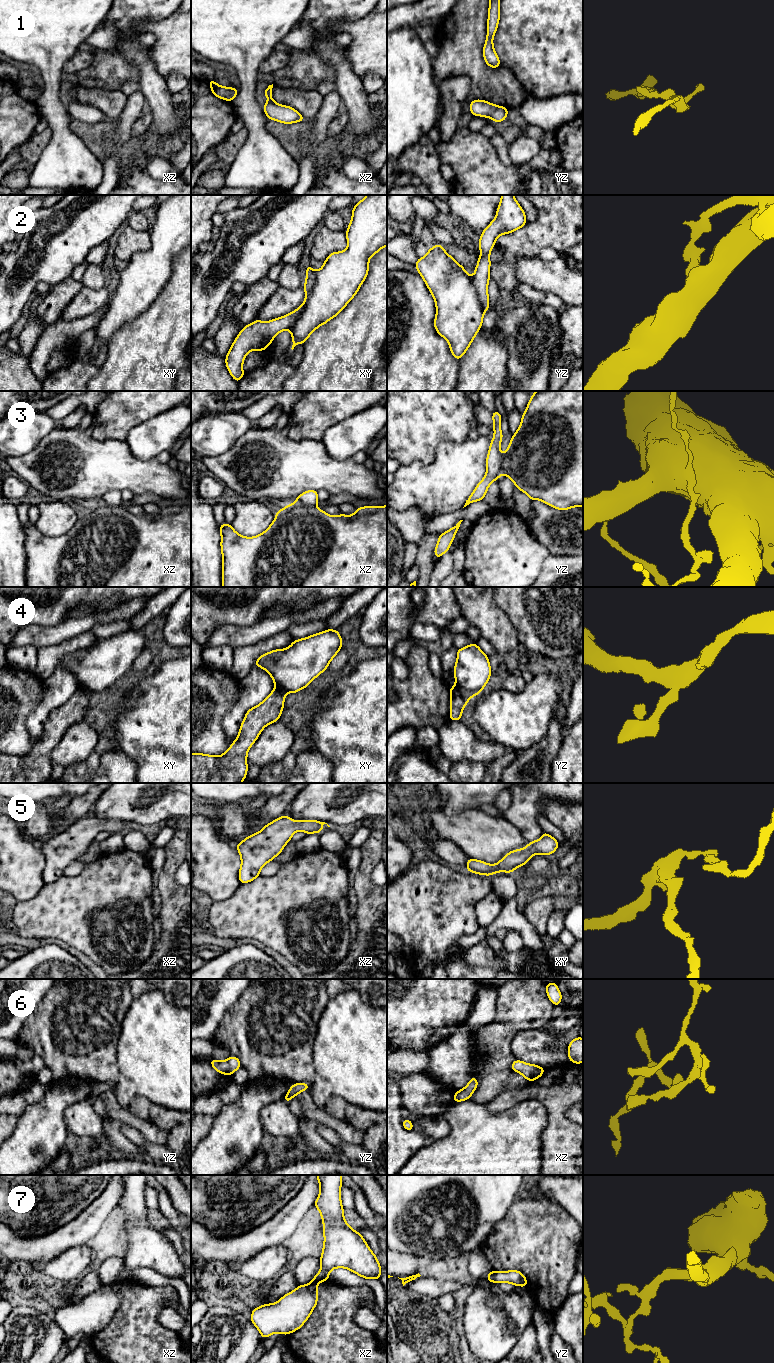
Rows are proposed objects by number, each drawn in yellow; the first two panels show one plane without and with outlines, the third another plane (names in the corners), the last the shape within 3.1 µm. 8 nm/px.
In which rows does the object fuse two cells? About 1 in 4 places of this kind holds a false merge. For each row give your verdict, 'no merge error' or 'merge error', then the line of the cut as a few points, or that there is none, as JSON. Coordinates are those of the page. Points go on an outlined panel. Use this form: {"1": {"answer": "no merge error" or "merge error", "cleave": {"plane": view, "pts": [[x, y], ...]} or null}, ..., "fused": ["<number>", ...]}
{"1": {"answer": "no merge error", "cleave": null}, "2": {"answer": "merge error", "cleave": {"plane": "yz", "pts": [[472, 277], [483, 312]]}}, "3": {"answer": "merge error", "cleave": {"plane": "xz", "pts": [[295, 501], [314, 506]]}}, "4": {"answer": "merge error", "cleave": {"plane": "yz", "pts": [[456, 684], [468, 697]]}}, "5": {"answer": "no merge error", "cleave": null}, "6": {"answer": "no merge error", "cleave": null}, "7": {"answer": "no merge error", "cleave": null}, "fused": ["2", "3", "4"]}

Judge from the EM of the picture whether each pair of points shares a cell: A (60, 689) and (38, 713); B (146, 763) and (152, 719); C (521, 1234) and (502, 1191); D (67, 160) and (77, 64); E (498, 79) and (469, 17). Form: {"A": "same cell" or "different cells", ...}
{"A": "same cell", "B": "same cell", "C": "different cells", "D": "different cells", "E": "same cell"}

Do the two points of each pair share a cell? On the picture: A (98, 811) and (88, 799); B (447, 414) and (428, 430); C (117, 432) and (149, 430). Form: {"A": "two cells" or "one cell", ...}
{"A": "two cells", "B": "one cell", "C": "two cells"}

